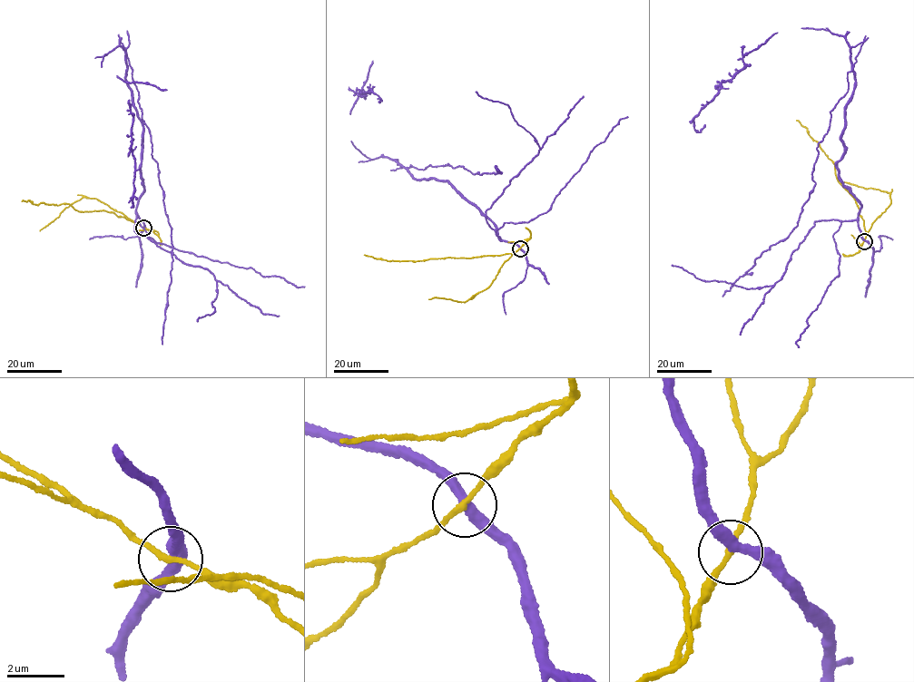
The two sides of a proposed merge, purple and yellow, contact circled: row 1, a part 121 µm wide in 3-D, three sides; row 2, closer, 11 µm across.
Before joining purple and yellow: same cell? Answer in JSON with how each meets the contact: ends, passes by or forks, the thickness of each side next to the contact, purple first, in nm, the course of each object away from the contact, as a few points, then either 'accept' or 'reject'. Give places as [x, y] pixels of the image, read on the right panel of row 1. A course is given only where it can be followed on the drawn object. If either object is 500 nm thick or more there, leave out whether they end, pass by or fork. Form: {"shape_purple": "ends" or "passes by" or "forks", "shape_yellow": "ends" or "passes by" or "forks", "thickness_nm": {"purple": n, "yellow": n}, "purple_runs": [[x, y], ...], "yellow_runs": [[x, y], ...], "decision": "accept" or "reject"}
{"shape_purple": "passes by", "shape_yellow": "passes by", "thickness_nm": {"purple": 340, "yellow": 180}, "purple_runs": [[864, 240], [859, 201], [837, 167], [852, 63], [848, 92], [818, 143], [815, 185], [798, 226], [722, 296]], "yellow_runs": [[864, 241], [866, 231], [855, 200], [838, 181], [834, 164], [810, 136], [807, 128], [796, 120]], "decision": "reject"}

